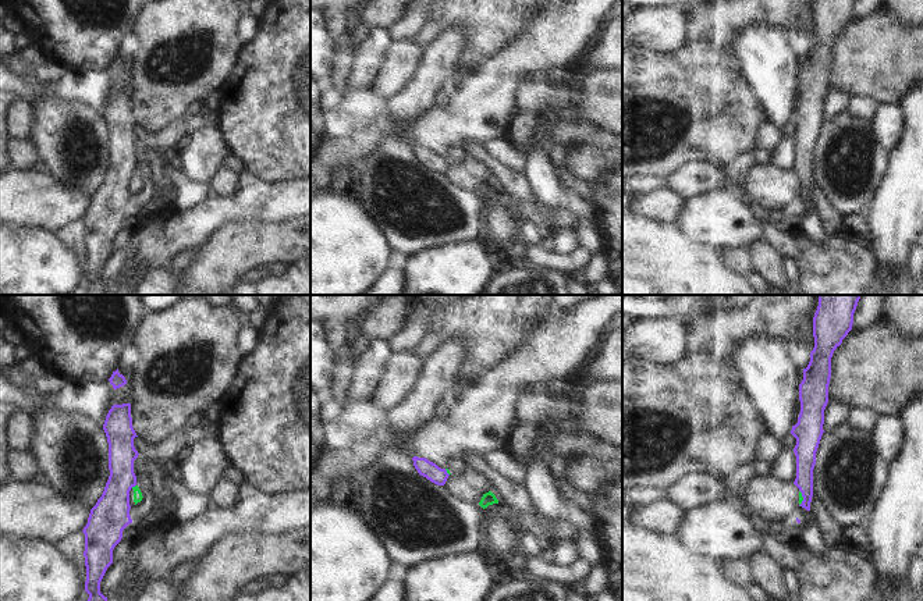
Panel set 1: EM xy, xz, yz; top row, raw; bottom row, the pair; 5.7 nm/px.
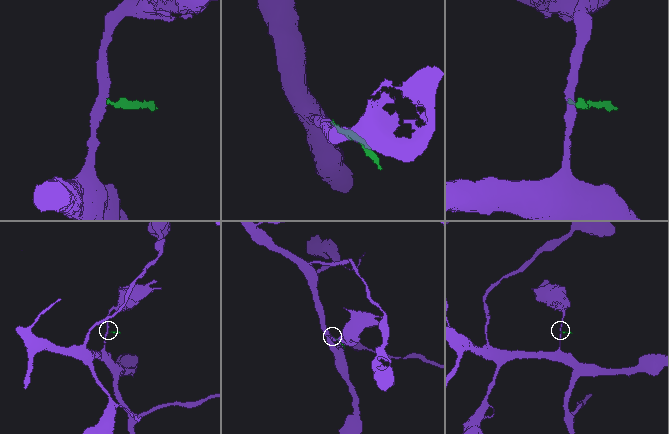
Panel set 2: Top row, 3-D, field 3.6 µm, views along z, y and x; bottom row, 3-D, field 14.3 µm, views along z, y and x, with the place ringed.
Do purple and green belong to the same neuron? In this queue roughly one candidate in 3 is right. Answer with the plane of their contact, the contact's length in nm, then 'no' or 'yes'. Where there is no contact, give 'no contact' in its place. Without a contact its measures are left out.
meets purple in xy; contact 40 nm long; no

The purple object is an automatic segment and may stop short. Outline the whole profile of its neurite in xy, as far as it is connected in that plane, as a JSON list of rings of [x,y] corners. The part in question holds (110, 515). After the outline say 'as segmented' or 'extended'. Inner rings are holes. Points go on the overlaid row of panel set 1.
[[[131,403],[113,405],[103,430],[109,442],[110,476],[82,530],[88,601],[107,601],[100,593],[100,582],[113,563],[113,550],[121,541],[123,530],[132,523],[129,491],[136,486],[134,460],[139,454],[134,447],[138,435],[132,427]]] | as segmented

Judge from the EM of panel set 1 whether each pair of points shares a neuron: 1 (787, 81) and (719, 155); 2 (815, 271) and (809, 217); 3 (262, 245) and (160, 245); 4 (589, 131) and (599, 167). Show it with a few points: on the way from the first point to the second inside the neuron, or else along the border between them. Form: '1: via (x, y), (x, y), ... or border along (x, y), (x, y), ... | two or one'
1: border along (745, 79), (766, 117) | two
2: border along (802, 233), (813, 239), (823, 239), (827, 235) | two
3: border along (227, 224), (217, 228), (198, 249) | two
4: border along (568, 145), (577, 141), (588, 141), (607, 148) | two

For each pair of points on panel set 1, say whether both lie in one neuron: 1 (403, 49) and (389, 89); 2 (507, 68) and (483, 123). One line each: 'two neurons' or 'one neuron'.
1: one neuron
2: one neuron

